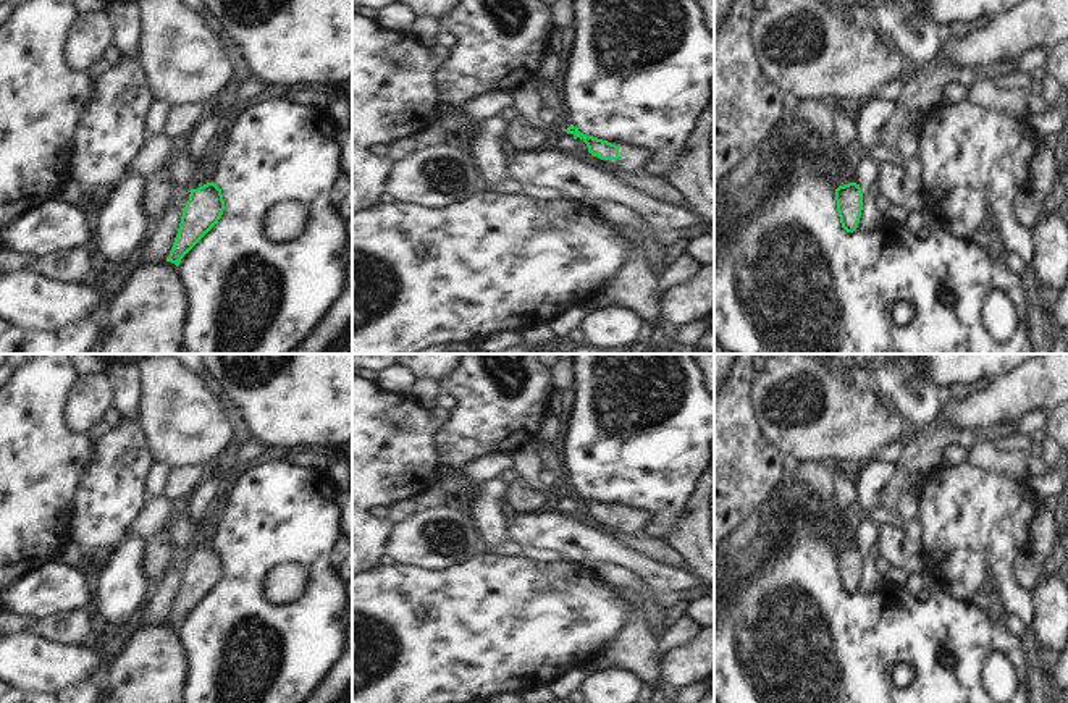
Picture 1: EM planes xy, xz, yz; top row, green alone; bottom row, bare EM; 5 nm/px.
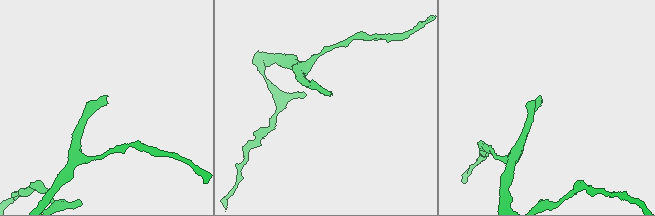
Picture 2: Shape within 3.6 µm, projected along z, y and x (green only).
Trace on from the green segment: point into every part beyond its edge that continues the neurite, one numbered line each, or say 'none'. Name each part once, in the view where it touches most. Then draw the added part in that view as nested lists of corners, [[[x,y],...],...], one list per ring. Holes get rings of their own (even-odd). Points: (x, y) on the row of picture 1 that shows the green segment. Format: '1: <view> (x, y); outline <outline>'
1: xz (630, 159); outline [[[611,141],[611,144],[616,144],[619,147],[619,158],[617,160],[601,160],[595,157],[604,165],[616,166],[624,171],[640,171],[645,166],[646,160],[650,158],[648,150],[645,149],[625,144],[622,141]]]

